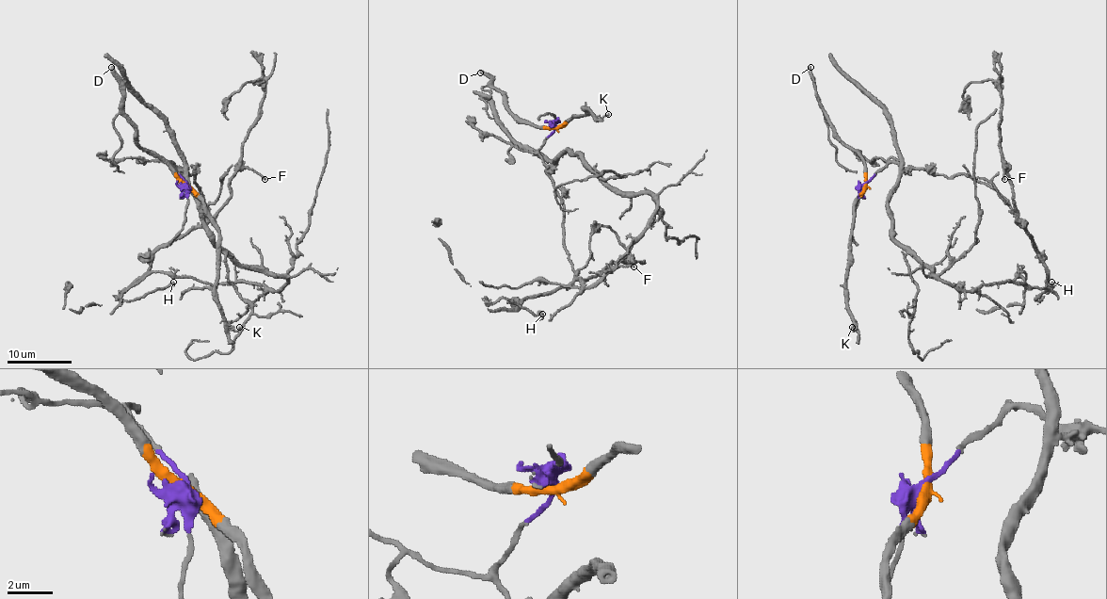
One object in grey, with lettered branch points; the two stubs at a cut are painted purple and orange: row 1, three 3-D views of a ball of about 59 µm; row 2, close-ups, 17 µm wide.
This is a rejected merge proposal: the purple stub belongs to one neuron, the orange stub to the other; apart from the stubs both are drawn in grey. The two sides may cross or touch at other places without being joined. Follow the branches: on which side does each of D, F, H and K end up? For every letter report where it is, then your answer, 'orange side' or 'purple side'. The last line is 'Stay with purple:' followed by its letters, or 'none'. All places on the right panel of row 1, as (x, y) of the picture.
D: place (810, 67); orange side
F: place (1004, 179); purple side
H: place (1051, 282); purple side
K: place (852, 327); orange side
Stay with purple: F, H

